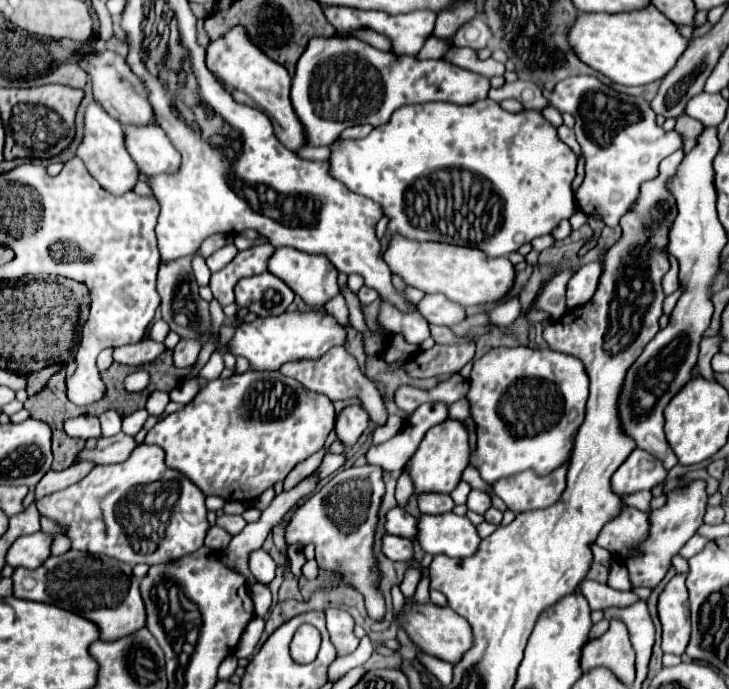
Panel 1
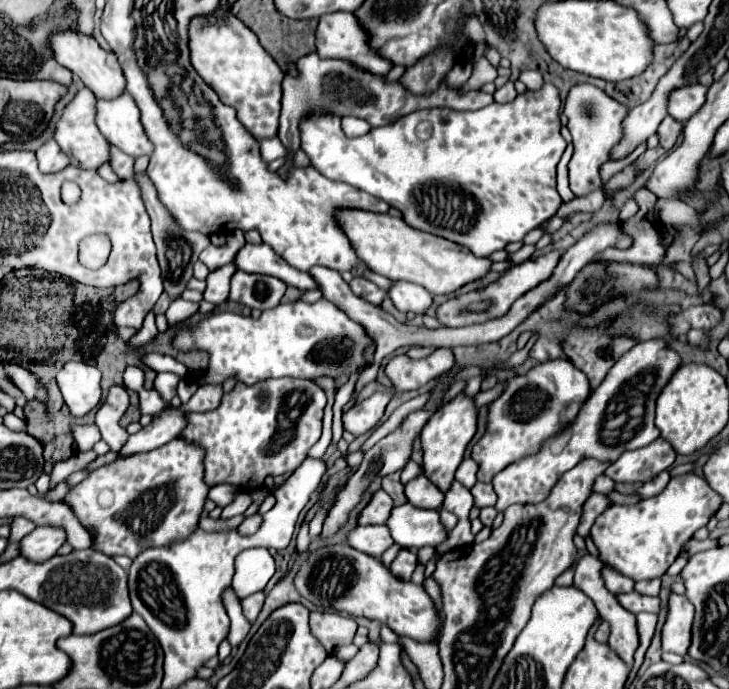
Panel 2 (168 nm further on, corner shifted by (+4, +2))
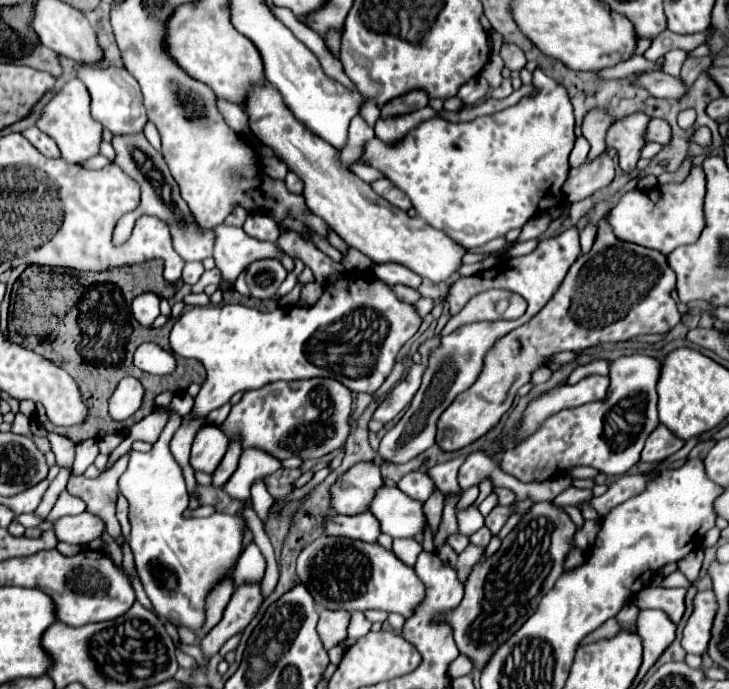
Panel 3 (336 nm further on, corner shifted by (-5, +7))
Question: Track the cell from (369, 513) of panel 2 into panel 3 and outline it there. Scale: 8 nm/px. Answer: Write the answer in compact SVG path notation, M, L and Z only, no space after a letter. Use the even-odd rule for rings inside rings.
M370 462L356 464L332 486L334 512L350 516L366 512L382 486L384 480L376 464Z

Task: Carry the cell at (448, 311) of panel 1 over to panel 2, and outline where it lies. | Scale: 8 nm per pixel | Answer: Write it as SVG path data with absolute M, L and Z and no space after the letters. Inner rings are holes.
M393 281L389 287L389 297L395 303L399 311L413 311L413 313L423 313L431 305L431 293L425 291L423 287L407 281Z

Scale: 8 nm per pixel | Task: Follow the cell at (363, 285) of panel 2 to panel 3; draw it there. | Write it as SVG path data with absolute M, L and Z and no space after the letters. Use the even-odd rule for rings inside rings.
M392 286L392 292L394 292L402 302L408 302L408 304L412 304L412 302L416 302L416 300L420 298L418 292L414 292L412 288L406 288L406 286Z

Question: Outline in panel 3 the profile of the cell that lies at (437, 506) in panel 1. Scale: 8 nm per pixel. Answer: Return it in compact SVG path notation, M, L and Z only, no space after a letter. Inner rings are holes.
M410 472L408 476L404 476L398 482L398 488L402 492L406 492L408 496L412 496L416 500L422 500L422 502L426 502L432 496L432 492L436 490L434 482L424 472Z

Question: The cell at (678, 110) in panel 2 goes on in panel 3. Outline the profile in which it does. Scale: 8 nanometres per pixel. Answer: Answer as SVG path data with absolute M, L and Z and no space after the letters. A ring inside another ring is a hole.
M646 72L646 74L640 74L636 82L642 84L646 90L650 90L650 94L656 98L682 100L690 90L680 76L670 76L666 72Z

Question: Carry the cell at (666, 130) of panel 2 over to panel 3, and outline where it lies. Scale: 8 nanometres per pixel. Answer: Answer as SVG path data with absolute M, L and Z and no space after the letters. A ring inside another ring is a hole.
M652 118L650 126L648 126L648 142L660 142L660 144L668 144L672 140L672 132L670 132L670 124L662 118Z

